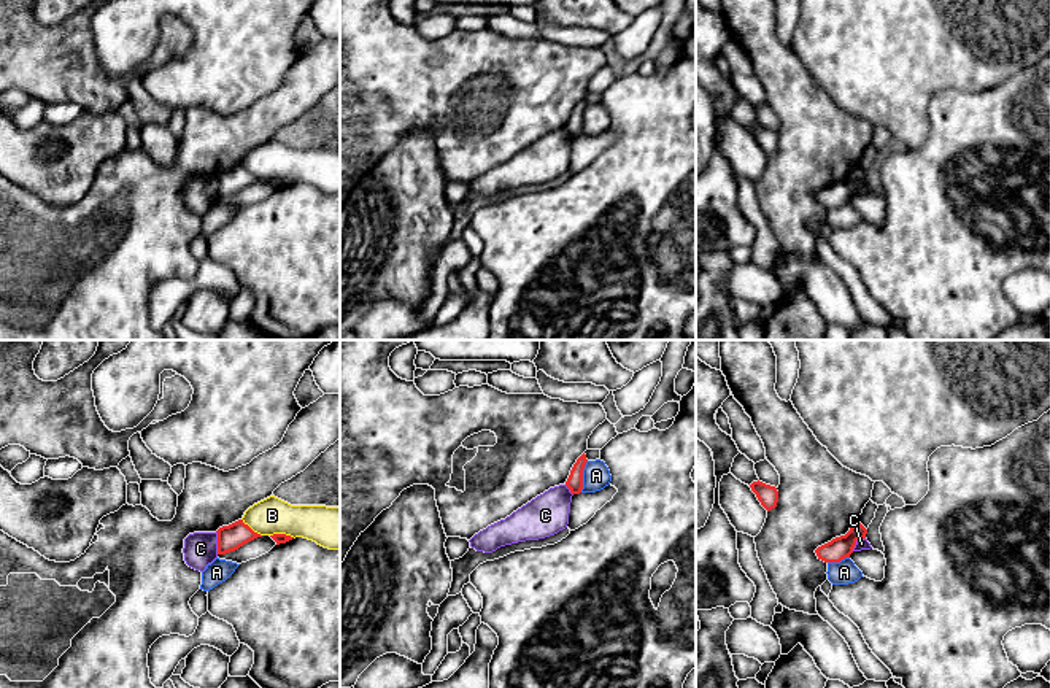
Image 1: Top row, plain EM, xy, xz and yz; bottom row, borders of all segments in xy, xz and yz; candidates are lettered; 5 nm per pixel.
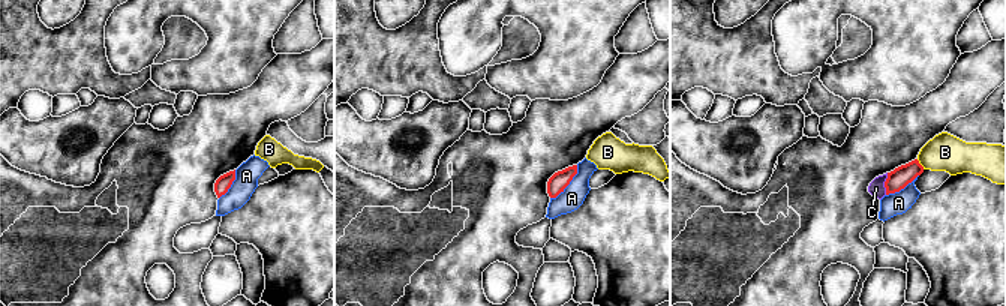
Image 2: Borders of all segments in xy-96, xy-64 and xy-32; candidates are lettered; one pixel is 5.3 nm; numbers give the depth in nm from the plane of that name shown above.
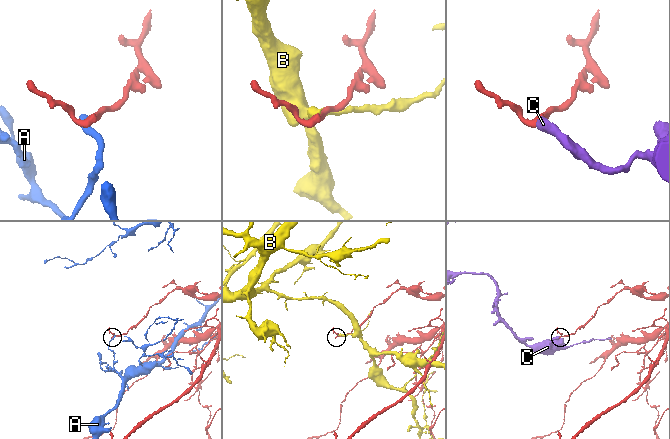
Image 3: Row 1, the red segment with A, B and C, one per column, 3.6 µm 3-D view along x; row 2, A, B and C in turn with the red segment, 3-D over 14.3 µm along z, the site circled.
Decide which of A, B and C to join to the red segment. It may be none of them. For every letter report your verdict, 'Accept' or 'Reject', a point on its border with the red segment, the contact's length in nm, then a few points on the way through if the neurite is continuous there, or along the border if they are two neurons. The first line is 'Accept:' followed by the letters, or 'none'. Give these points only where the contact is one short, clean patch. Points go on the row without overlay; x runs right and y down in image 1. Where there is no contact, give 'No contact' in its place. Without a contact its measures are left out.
Accept: none
A: Reject. Touches red at xz (582, 121). Shared border 170 nm
B: Reject. Touches red at xy (283, 178). Shared border 130 nm
C: Reject. Touches red at xy (218, 186). Shared border 120 nm. Boundary: xy (216, 175), (218, 197)

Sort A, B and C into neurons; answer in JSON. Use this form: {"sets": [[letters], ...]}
{"sets": [["A"], ["B"], ["C"]]}

